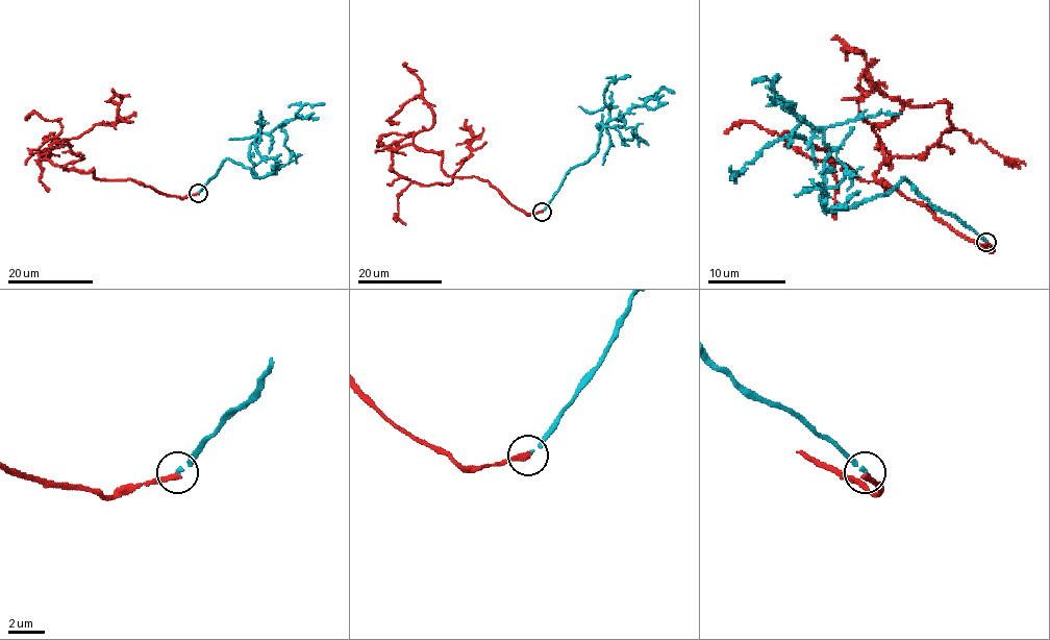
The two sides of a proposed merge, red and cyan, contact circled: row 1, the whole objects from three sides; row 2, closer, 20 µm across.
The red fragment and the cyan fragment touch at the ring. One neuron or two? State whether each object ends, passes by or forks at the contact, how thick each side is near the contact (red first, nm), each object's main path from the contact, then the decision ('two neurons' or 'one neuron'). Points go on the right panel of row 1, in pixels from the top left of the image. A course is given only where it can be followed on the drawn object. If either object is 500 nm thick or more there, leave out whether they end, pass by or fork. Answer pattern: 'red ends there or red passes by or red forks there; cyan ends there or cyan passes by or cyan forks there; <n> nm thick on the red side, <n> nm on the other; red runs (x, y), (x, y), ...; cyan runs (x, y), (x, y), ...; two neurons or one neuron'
red ends there; cyan ends there; 320 nm thick on the red side, 160 nm on the other; red runs (985, 242), (874, 175), (938, 142), (950, 105), (890, 98), (866, 59), (831, 39); cyan runs (985, 242), (903, 178), (872, 200), (825, 206), (824, 137), (791, 112), (768, 80), (757, 81), (765, 78); two neurons

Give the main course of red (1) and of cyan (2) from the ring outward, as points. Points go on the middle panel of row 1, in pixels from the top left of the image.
1: (542, 211), (449, 176), (440, 154), (411, 144), (391, 168), (450, 185), (470, 152), (467, 120)
2: (542, 211), (566, 174), (597, 151), (602, 126), (598, 125), (642, 106), (661, 89), (674, 93)

